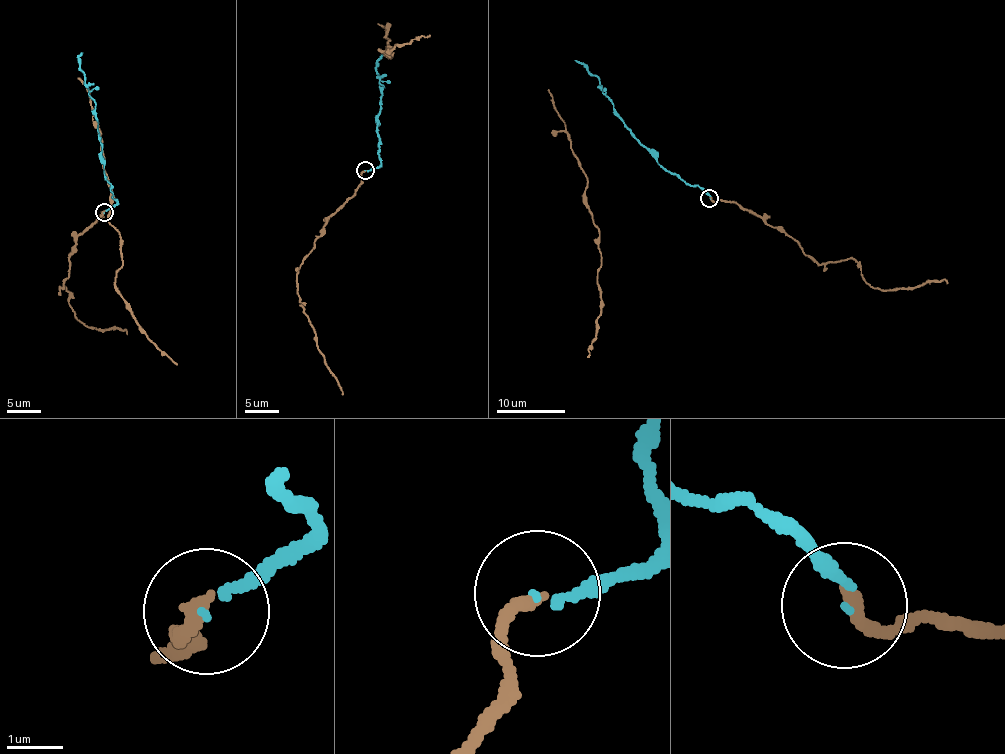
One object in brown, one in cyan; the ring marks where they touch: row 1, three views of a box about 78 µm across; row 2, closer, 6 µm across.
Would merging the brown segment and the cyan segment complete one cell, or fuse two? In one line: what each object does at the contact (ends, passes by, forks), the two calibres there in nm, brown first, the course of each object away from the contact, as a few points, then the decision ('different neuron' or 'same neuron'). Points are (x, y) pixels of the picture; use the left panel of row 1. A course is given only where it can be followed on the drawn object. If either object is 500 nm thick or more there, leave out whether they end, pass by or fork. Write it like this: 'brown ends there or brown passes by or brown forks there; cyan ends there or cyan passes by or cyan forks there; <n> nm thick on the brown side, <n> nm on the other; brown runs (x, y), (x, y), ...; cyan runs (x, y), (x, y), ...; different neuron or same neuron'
brown ends there; cyan ends there; 280 nm thick on the brown side, 140 nm on the other; brown runs (103, 212), (81, 232), (68, 257), (70, 272), (60, 286), (84, 325), (124, 329), (126, 335); cyan runs (103, 212), (118, 202), (108, 181), (95, 100), (89, 95), (80, 69), (78, 57), (83, 53); same neuron

